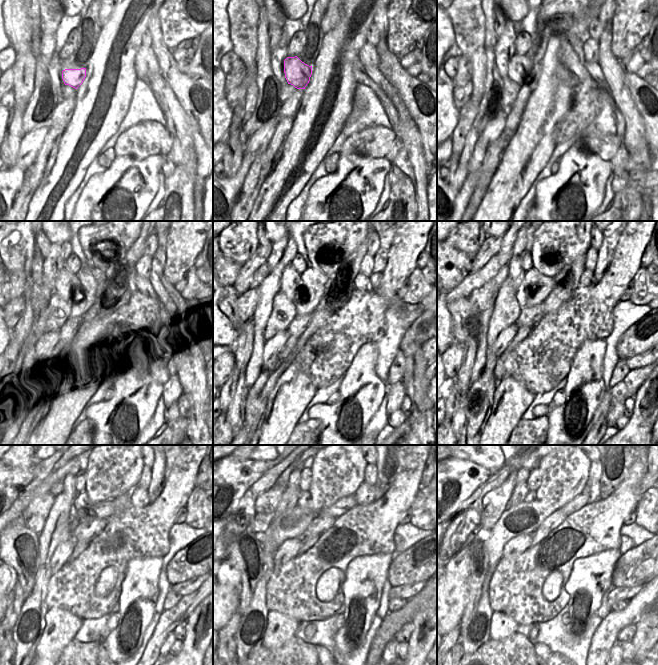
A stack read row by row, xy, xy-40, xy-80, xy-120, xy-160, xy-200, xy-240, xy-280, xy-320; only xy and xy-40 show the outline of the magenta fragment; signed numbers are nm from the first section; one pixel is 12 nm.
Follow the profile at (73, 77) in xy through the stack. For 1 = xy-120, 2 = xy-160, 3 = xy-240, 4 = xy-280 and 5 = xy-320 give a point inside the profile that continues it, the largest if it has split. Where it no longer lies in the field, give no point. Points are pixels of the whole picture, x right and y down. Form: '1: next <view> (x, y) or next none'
1: next xy-120 (66, 285)
2: next xy-160 (290, 279)
3: next xy-240 (69, 483)
4: next xy-280 (294, 479)
5: next xy-320 (522, 474)

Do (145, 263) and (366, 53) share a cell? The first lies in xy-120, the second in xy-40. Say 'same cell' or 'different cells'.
same cell

